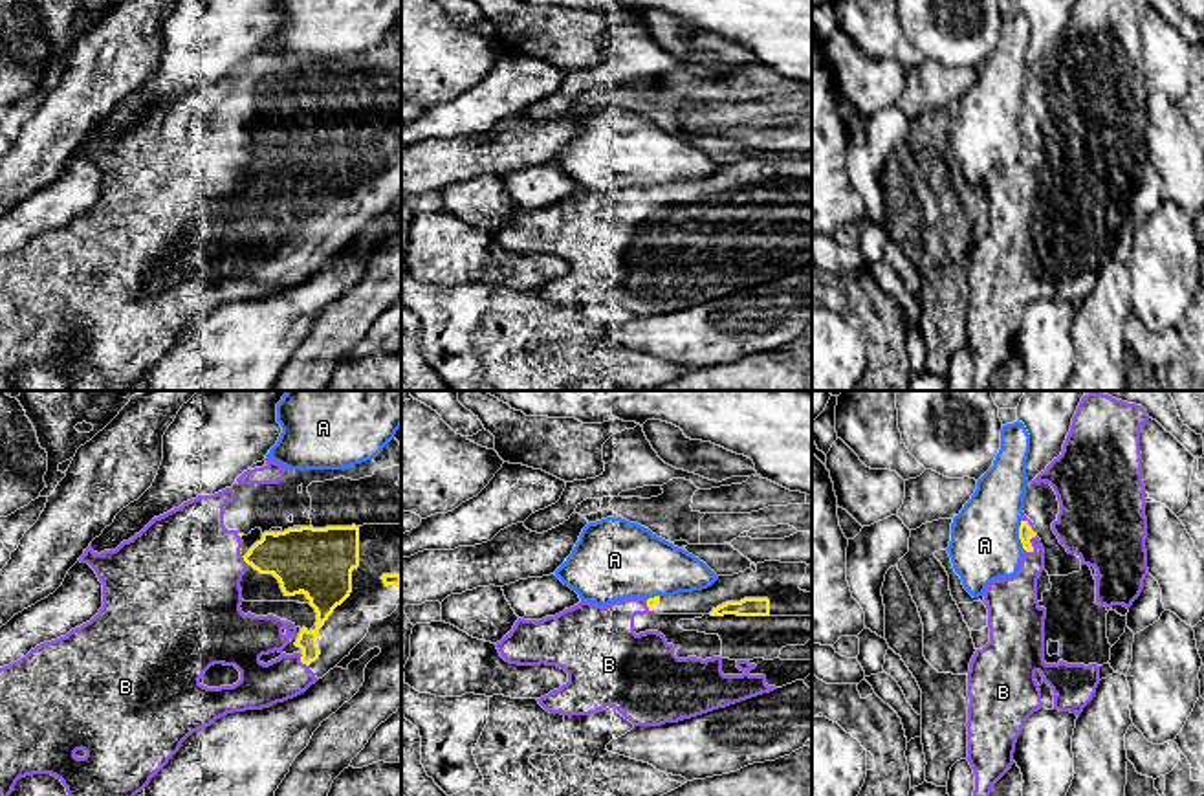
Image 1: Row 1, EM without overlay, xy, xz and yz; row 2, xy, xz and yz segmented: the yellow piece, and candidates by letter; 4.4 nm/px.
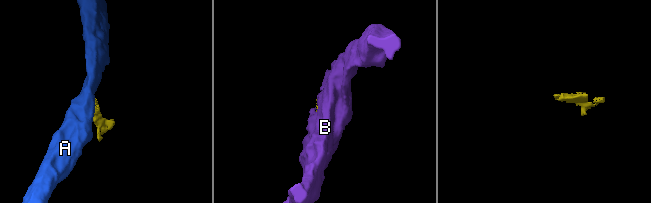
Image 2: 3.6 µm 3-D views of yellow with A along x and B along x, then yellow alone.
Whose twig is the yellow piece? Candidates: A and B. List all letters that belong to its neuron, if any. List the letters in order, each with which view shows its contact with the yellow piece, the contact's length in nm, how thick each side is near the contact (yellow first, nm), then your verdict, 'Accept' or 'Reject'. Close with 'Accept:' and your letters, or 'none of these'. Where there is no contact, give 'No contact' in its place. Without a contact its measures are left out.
A: Touches yellow in yz. Shared border 130 nm. Thickness 60 nm (yellow) against 300 nm. Reject
B: Touches yellow in yz. Shared border 160 nm. Thickness 60 nm (yellow) against 150 nm. Accept
Accept: B

